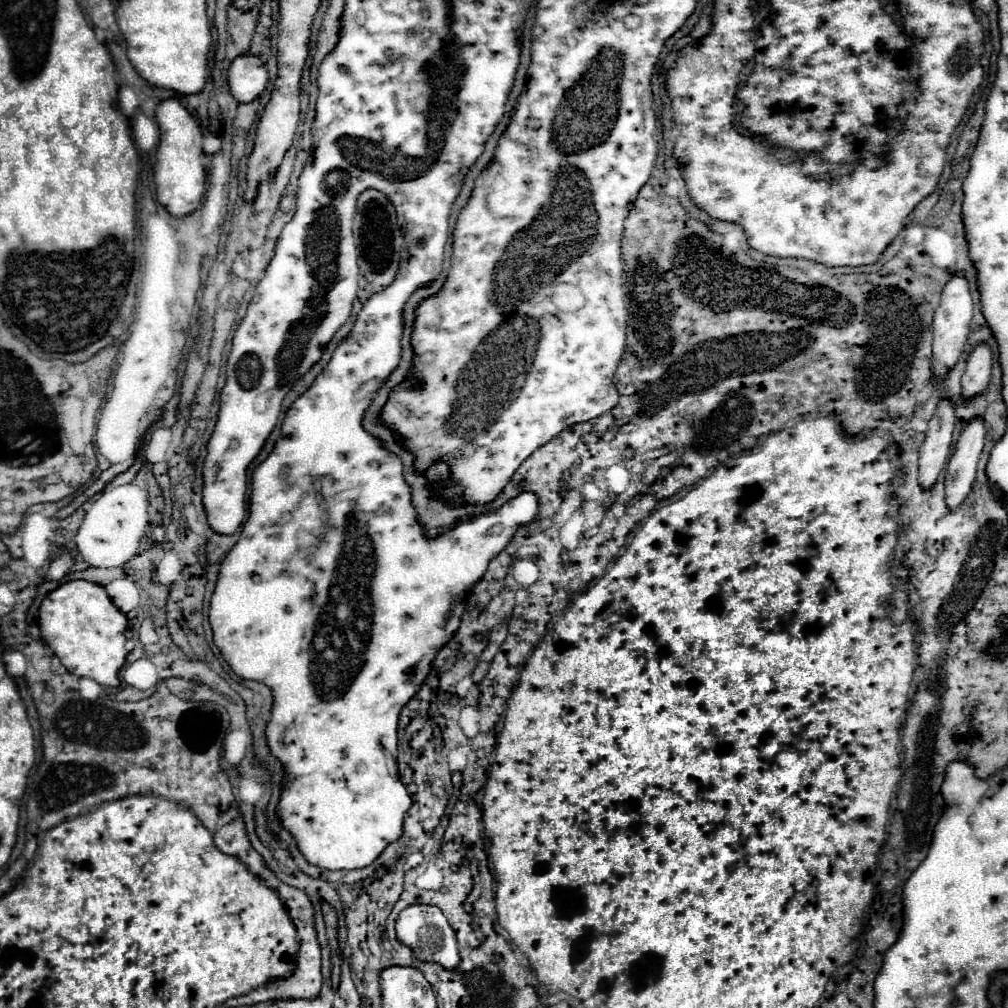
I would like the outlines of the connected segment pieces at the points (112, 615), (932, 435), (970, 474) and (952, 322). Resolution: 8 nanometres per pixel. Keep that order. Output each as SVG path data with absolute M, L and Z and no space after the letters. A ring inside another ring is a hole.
M69 581L51 591L39 607L39 629L55 657L77 677L89 677L103 687L119 685L119 669L127 657L127 617L111 603L105 589L89 581Z
M941 399L935 415L929 421L925 443L919 449L919 483L923 487L931 487L939 479L949 459L953 429L955 429L955 403L953 399Z
M973 417L961 431L945 473L945 497L951 509L959 507L975 481L975 469L985 443L985 421Z
M955 273L943 287L941 295L941 305L935 311L933 317L933 375L935 379L941 379L959 359L963 345L969 335L969 323L973 317L973 299L971 299L971 289L969 281L963 273Z

